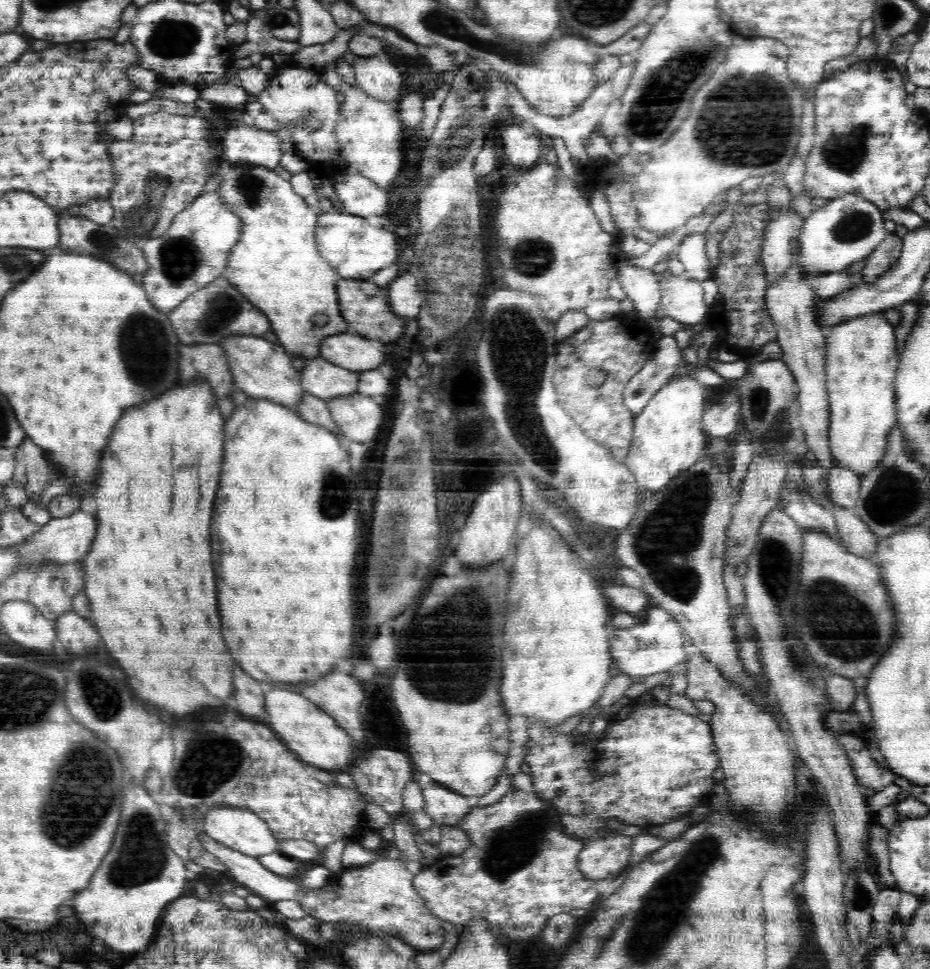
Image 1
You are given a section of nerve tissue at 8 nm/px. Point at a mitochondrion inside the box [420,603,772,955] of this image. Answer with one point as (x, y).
(507, 848)

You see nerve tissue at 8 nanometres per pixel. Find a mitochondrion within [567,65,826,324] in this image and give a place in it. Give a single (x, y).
(747, 123)

